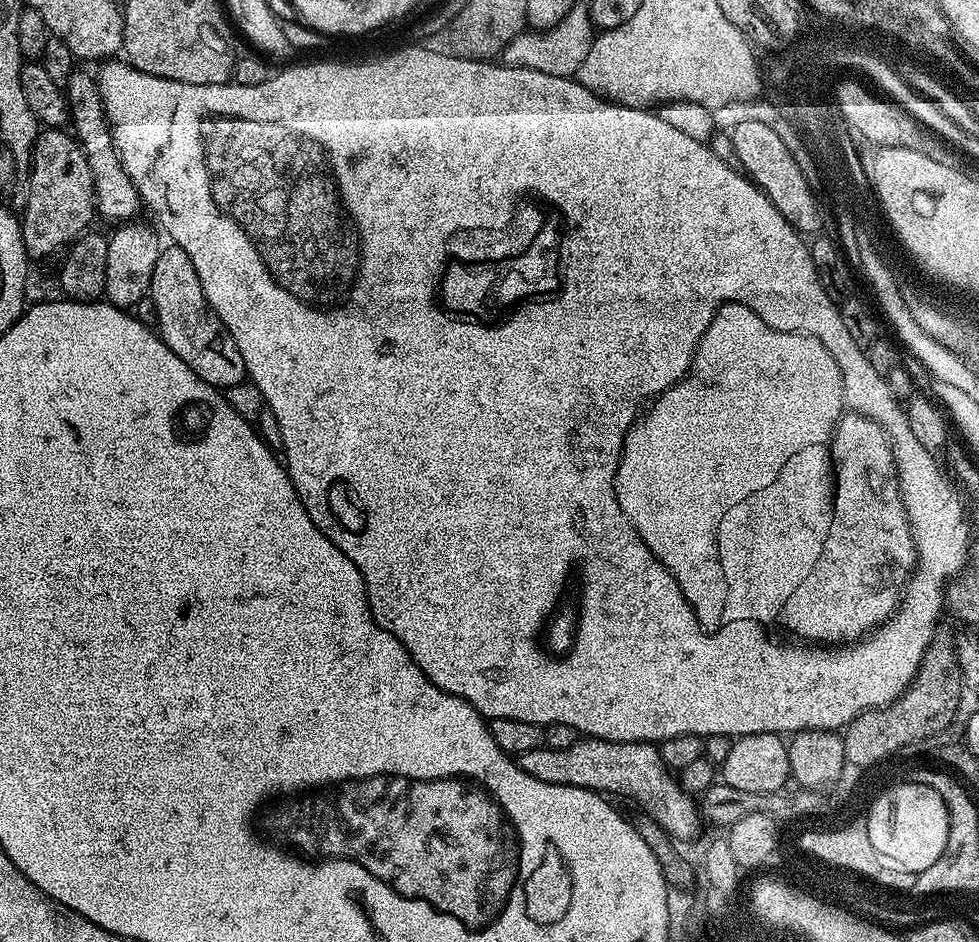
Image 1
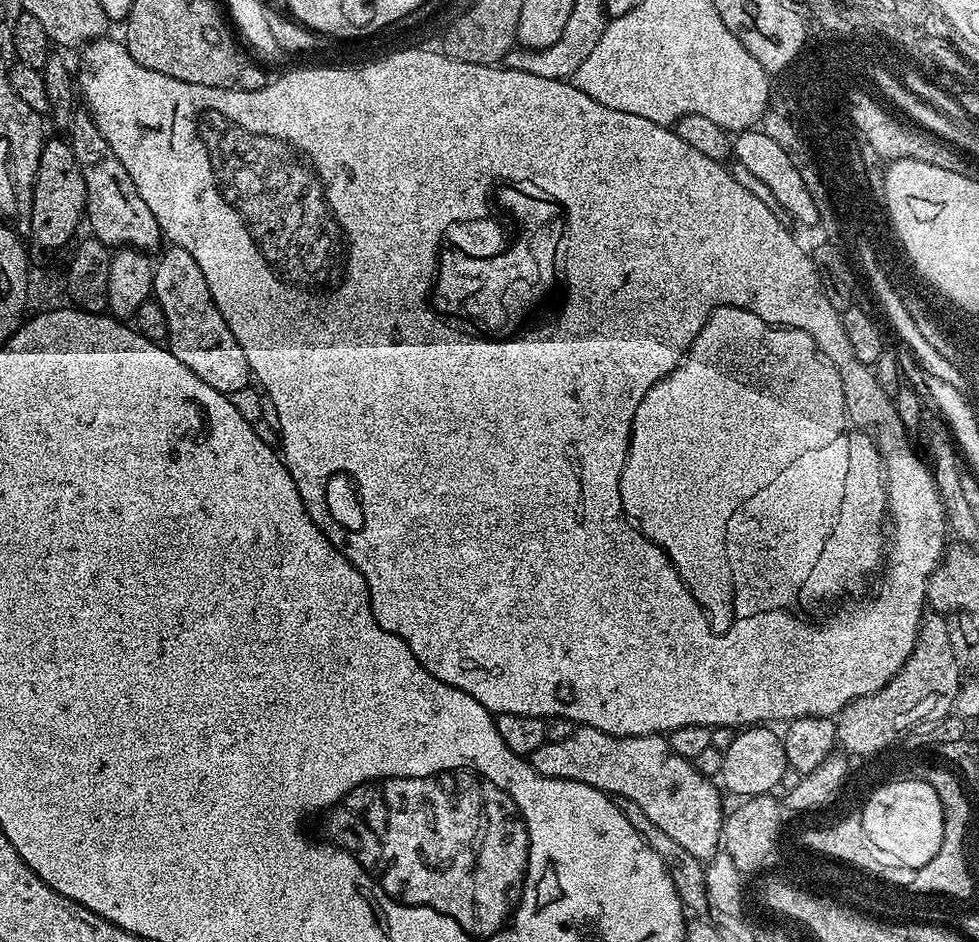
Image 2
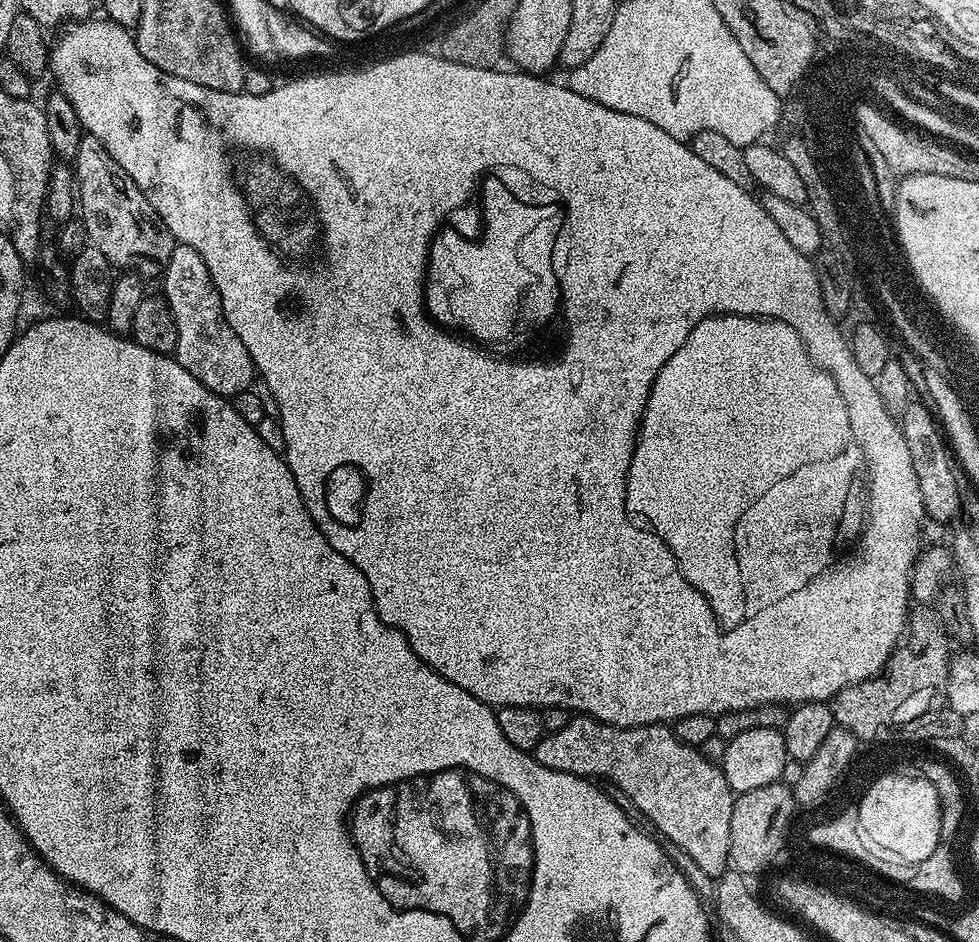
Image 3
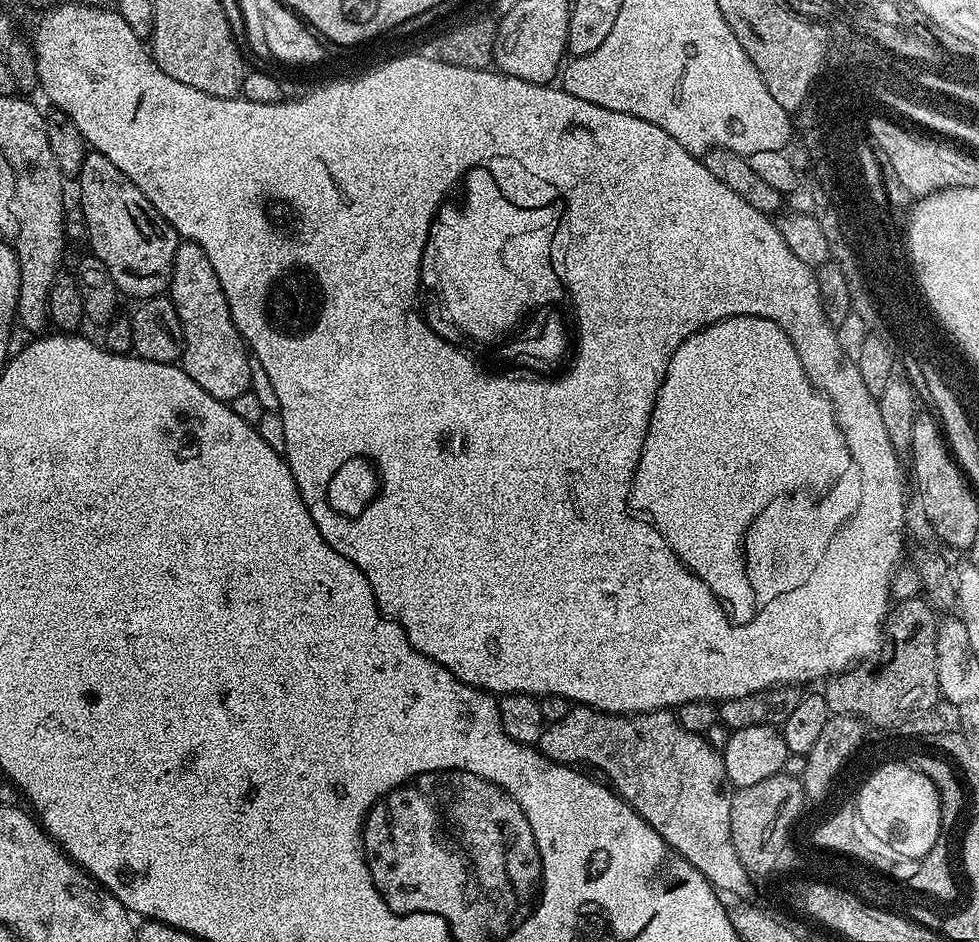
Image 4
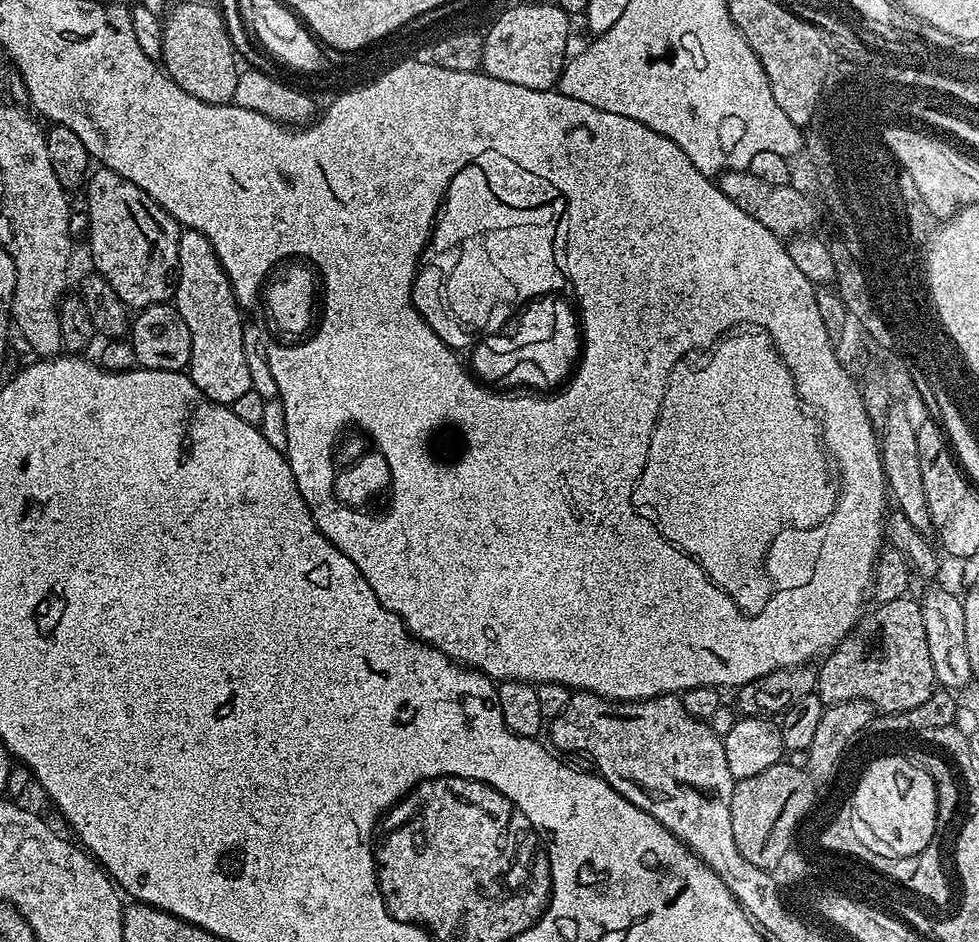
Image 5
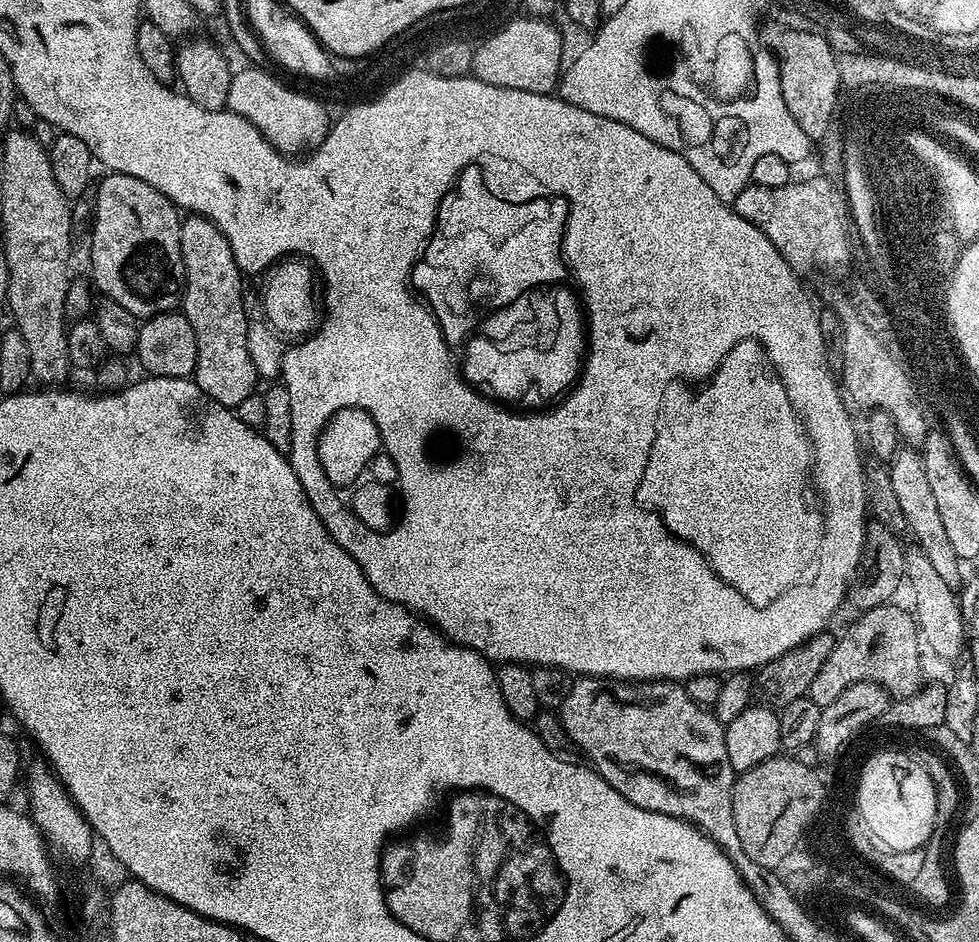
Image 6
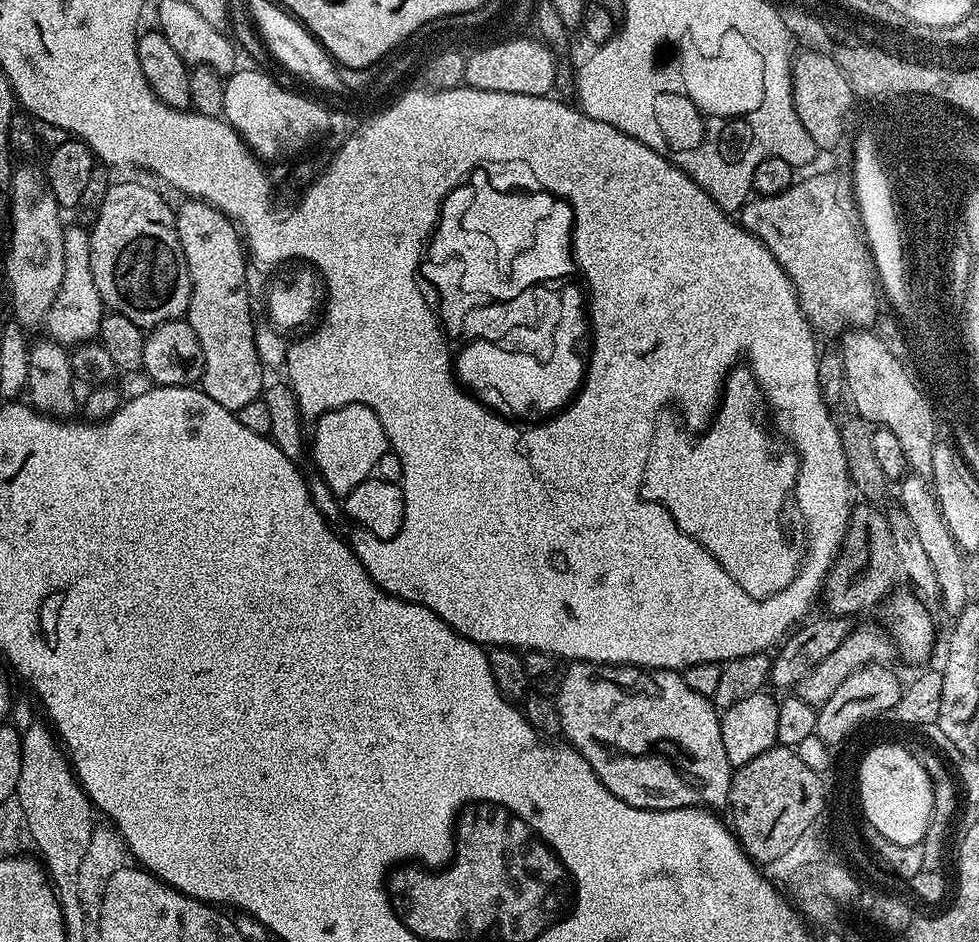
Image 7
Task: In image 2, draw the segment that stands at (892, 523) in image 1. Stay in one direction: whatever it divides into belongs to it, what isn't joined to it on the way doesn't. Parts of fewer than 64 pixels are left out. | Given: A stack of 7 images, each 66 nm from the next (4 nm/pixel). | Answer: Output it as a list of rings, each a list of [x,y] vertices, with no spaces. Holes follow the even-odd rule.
[[[863,430],[853,433],[848,436],[850,460],[846,465],[846,486],[842,510],[838,510],[838,522],[834,522],[830,538],[826,538],[822,558],[818,558],[814,570],[810,570],[810,578],[806,578],[800,591],[799,597],[808,602],[822,602],[832,596],[858,591],[864,580],[881,571],[886,560],[884,524],[886,528],[888,493],[884,461],[869,433]]]

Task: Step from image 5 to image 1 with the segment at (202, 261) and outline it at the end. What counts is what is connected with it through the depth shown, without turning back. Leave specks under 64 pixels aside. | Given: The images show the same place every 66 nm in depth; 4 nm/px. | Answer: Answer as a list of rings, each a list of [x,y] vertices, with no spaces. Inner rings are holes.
[[[168,246],[161,251],[158,262],[154,262],[154,278],[150,299],[154,309],[154,320],[160,329],[158,335],[202,382],[221,390],[234,386],[246,378],[242,354],[234,346],[234,338],[218,318],[218,314],[206,302],[202,282],[194,274],[194,262],[186,250]]]

